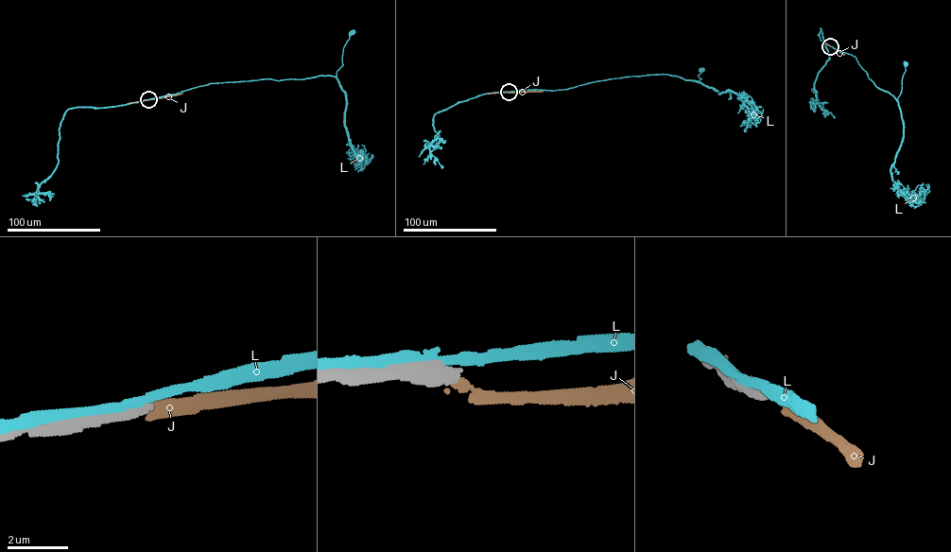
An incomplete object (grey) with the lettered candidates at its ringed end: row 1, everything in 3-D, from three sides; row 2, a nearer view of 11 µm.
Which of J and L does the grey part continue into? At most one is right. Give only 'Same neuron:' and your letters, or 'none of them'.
Same neuron: none of them

